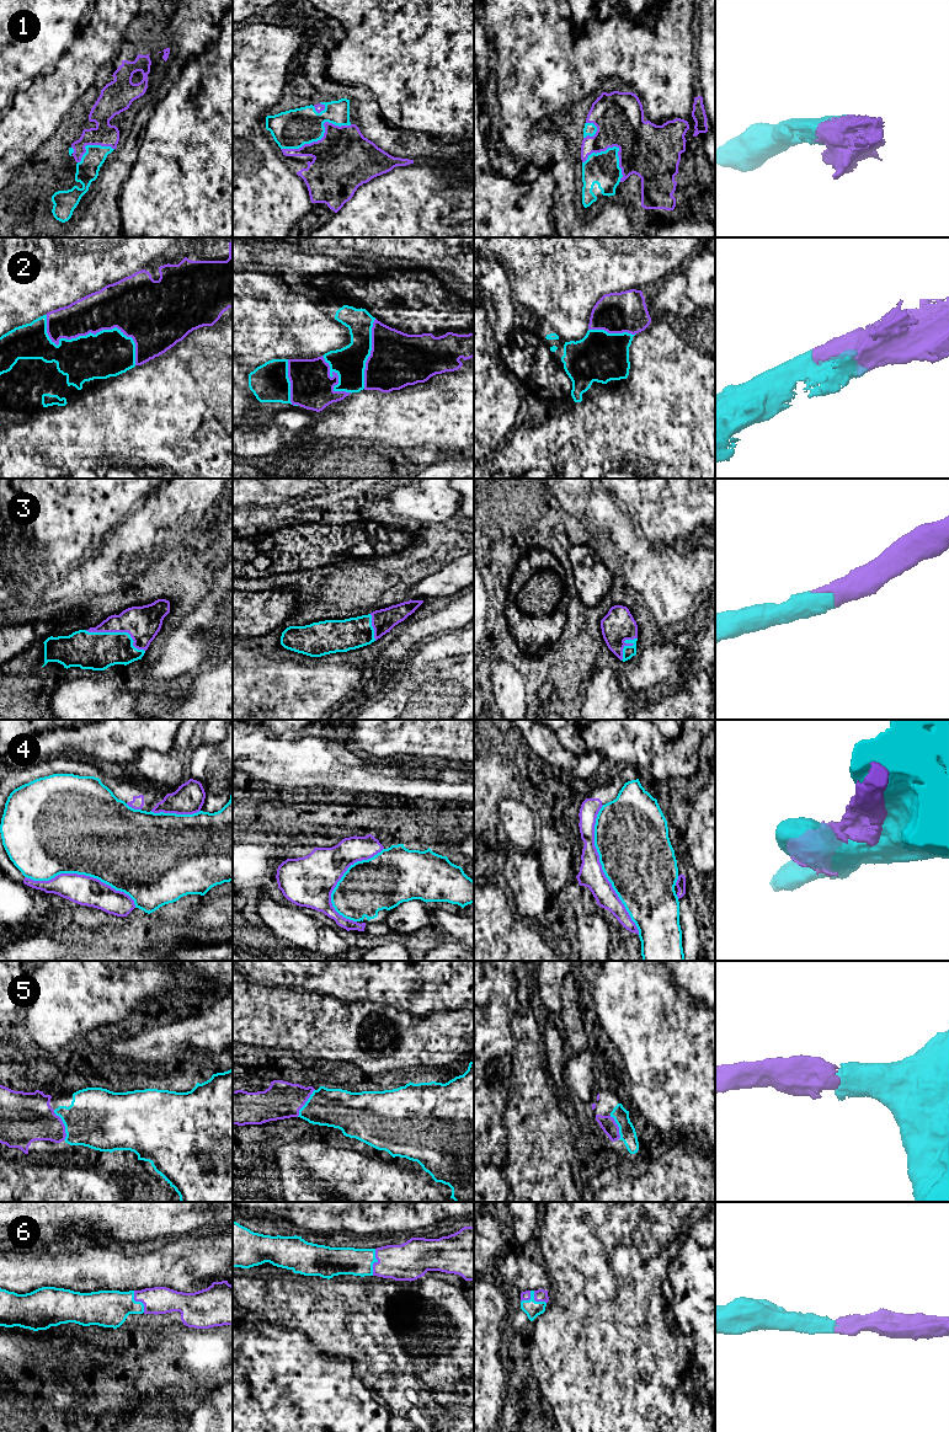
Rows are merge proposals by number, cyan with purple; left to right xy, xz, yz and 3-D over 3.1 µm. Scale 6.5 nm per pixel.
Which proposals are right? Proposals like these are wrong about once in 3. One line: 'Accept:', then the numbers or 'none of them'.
Accept: 1, 2, 3, 5, 6

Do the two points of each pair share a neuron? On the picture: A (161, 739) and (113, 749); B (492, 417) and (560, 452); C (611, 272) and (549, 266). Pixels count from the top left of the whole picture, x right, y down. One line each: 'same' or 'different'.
A: same
B: different
C: same

